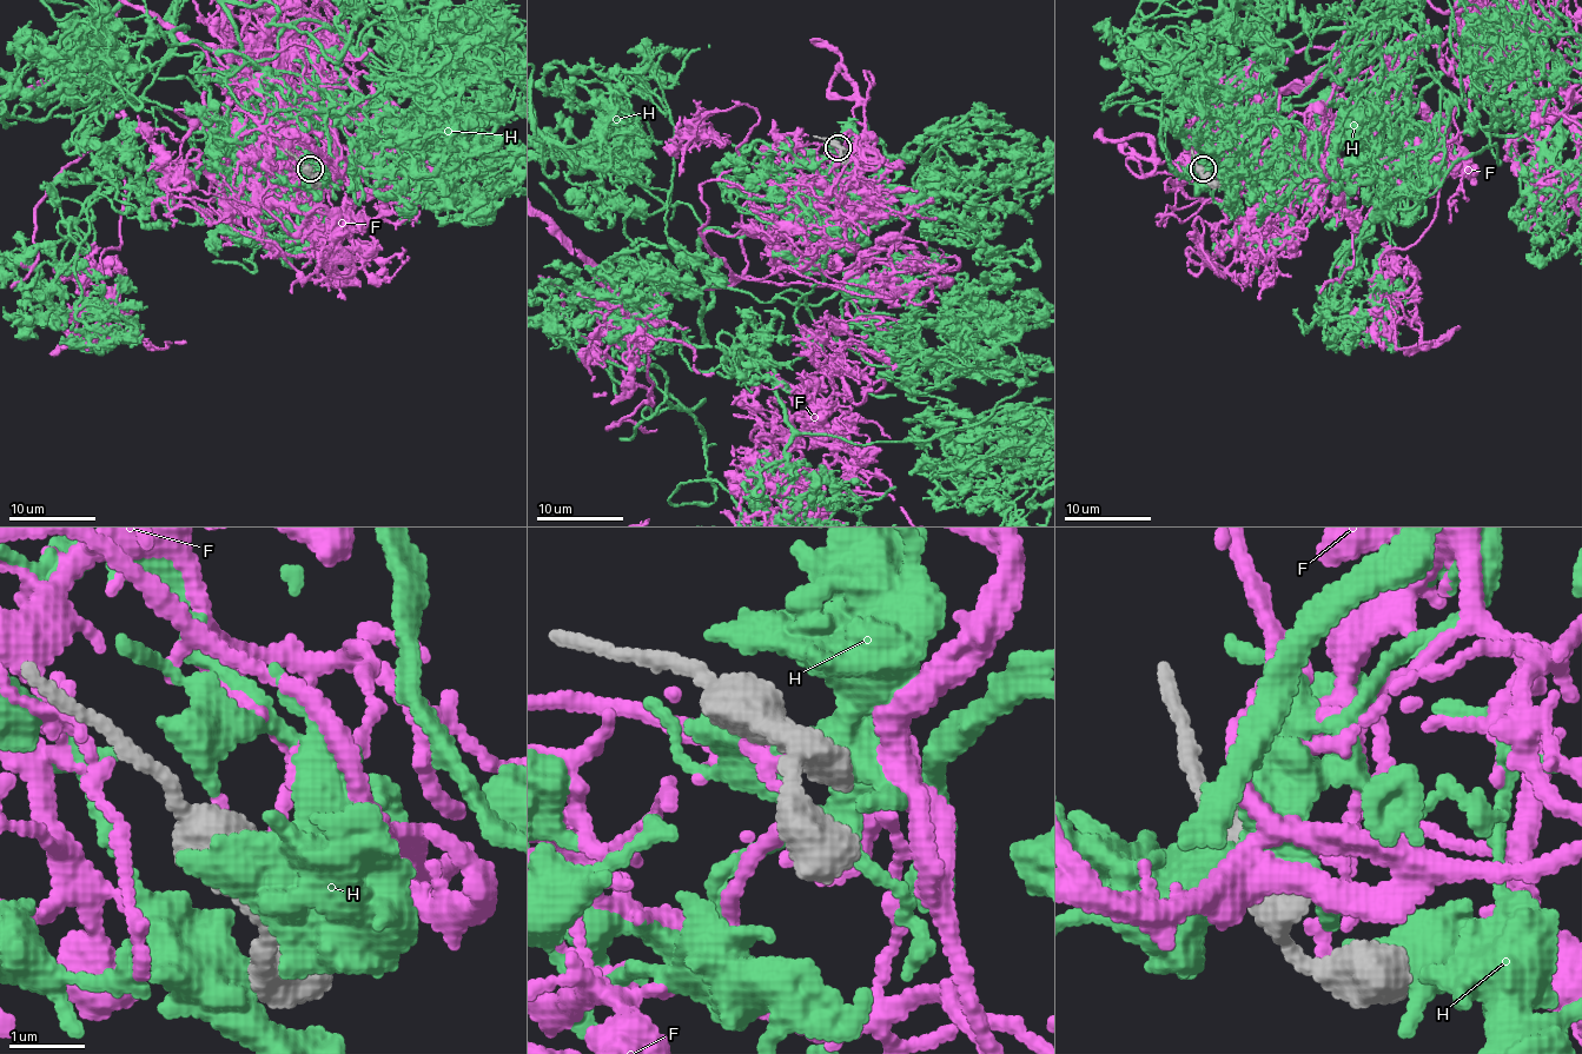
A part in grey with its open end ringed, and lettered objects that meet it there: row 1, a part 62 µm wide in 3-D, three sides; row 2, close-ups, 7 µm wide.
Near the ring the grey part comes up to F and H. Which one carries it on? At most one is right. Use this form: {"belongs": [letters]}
{"belongs": ["F"]}

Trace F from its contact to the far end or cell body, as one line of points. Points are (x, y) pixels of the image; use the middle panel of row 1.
F: (838, 150), (833, 168), (783, 166), (736, 279), (636, 310), (644, 370), (631, 312)

